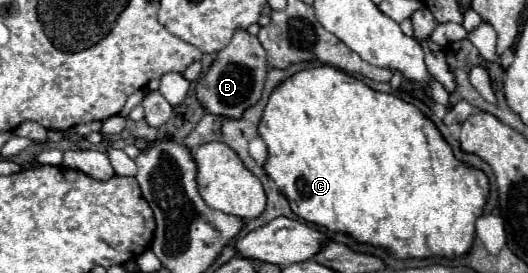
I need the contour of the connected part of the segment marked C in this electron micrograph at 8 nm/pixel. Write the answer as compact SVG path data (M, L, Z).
M332 65L304 69L268 97L258 133L268 147L264 171L284 191L292 211L320 227L352 235L360 243L388 249L394 257L458 257L474 239L474 221L488 197L488 177L458 161L438 127L412 103L370 89L362 79Z

